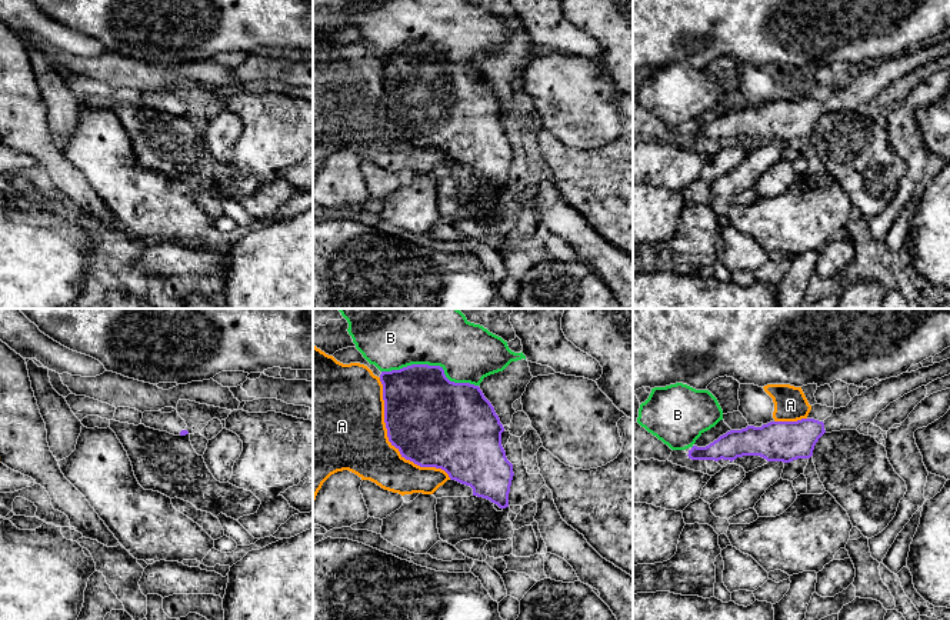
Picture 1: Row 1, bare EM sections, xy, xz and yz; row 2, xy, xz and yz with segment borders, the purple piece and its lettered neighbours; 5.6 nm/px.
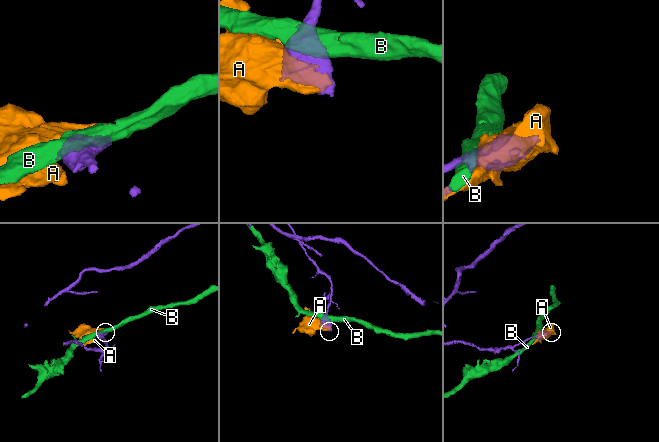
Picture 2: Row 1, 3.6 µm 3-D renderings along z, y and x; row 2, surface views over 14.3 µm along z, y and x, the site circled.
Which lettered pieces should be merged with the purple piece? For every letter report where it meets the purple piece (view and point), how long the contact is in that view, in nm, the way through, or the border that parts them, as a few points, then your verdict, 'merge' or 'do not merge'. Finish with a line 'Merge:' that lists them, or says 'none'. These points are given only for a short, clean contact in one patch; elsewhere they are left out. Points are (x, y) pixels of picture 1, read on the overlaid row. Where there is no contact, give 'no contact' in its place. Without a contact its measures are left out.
A: meets purple in xz at (389, 440); contact 700 nm long; do not merge
B: meets purple in xz at (432, 366); contact 550 nm long; do not merge
Merge: none

